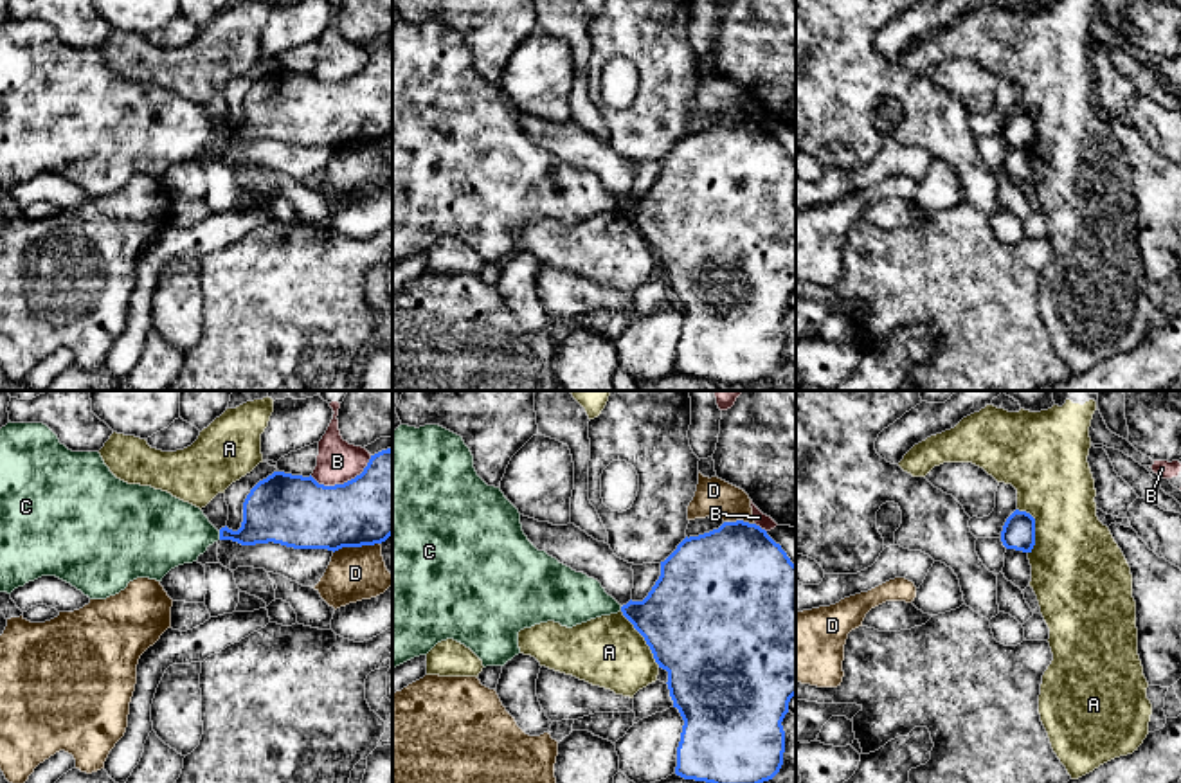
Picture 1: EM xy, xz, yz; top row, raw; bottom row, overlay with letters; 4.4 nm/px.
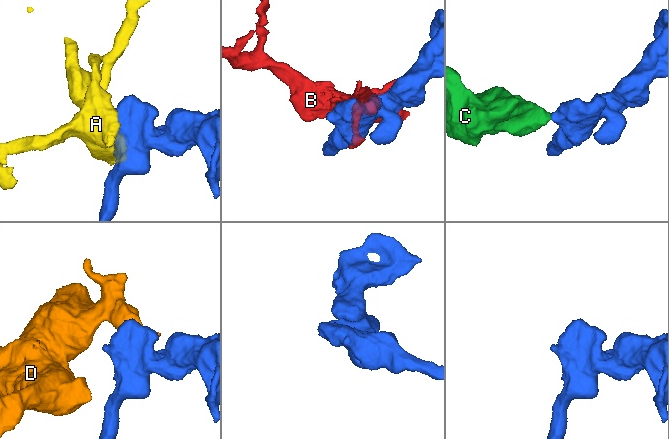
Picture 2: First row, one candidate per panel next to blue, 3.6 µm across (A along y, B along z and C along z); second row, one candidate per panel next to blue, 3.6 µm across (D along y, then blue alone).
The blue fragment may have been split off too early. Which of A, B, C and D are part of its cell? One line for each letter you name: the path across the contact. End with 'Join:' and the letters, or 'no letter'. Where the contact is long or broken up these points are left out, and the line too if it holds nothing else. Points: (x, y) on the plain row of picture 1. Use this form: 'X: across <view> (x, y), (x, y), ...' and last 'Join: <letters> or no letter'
Join: no letter

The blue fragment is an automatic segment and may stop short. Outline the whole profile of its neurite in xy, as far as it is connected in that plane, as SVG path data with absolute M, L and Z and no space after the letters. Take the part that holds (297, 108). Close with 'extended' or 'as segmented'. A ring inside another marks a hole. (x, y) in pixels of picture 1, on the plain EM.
M392 47L371 52L355 76L324 83L311 72L274 68L243 99L238 128L220 126L220 137L241 142L281 140L293 146L362 144L392 131Z; as segmented

